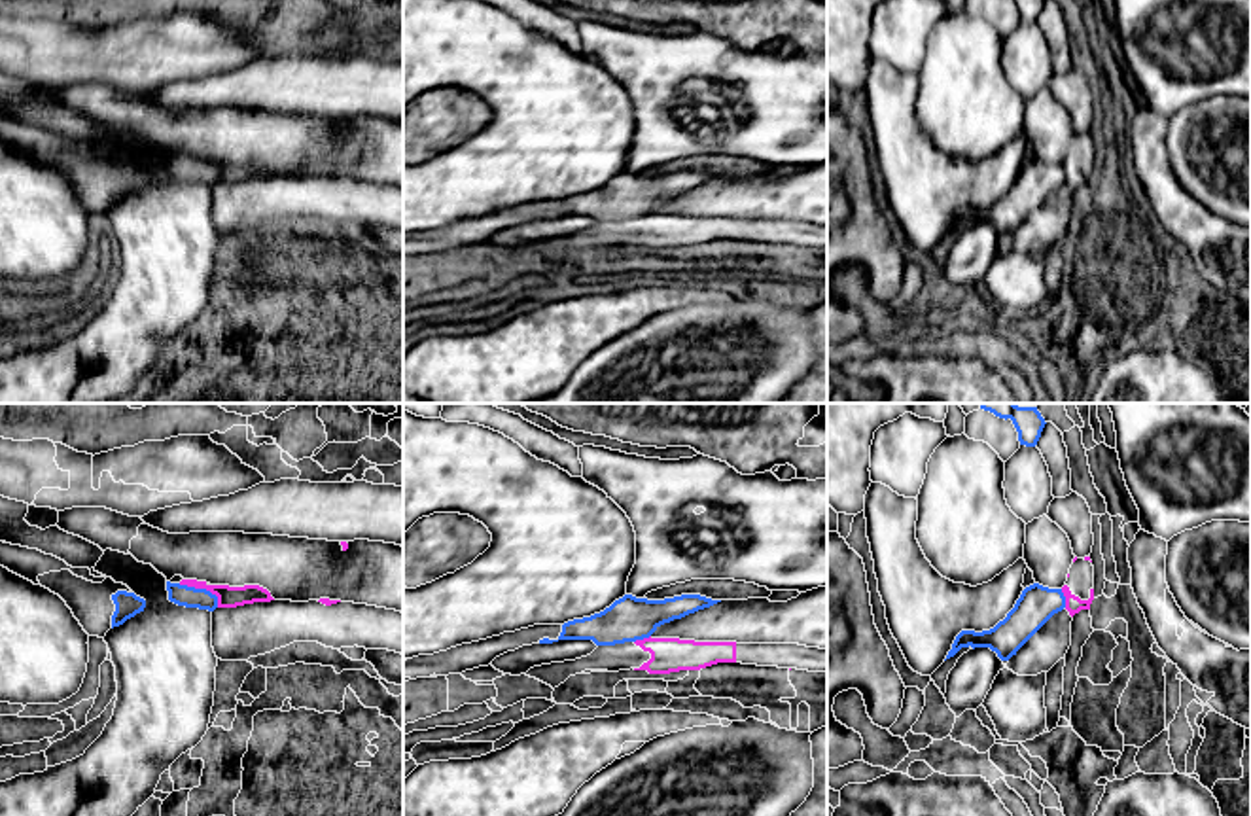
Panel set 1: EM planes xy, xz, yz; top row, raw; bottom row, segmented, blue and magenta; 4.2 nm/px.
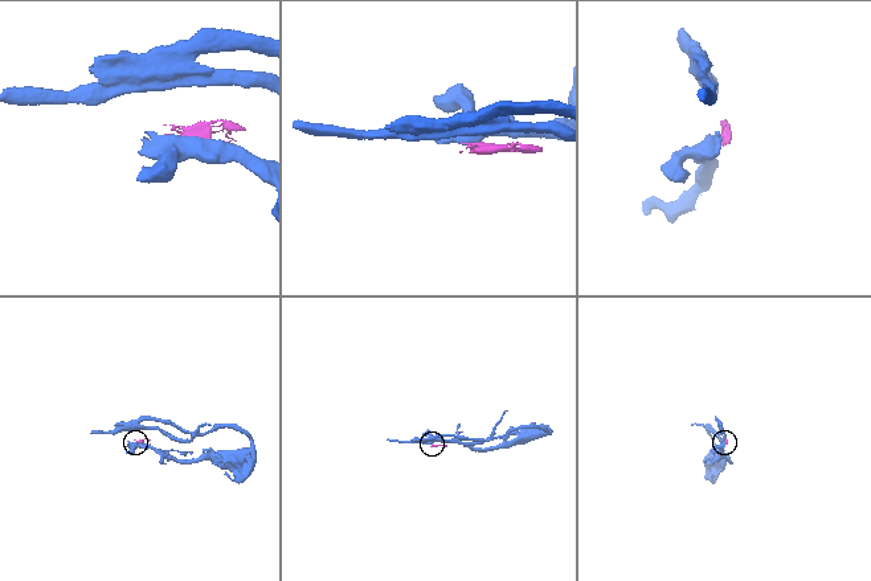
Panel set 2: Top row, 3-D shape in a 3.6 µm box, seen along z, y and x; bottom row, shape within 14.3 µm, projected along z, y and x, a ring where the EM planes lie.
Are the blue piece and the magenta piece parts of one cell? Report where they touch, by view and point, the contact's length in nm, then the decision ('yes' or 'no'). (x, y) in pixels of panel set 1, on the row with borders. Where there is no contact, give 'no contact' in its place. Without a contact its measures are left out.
xy (203, 589) | 200 nm | no

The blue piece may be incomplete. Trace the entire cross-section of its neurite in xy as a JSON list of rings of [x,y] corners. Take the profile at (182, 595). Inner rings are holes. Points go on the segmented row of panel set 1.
[[[167,581],[168,600],[185,606],[214,612],[218,608],[218,596],[206,589],[195,589],[180,583]]]

